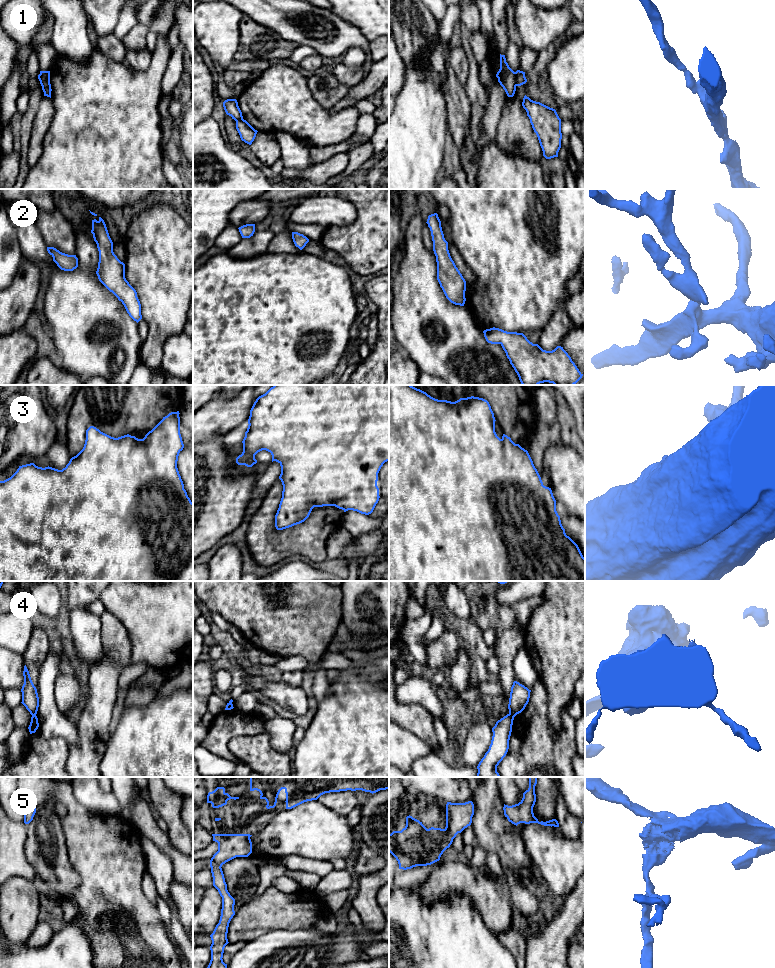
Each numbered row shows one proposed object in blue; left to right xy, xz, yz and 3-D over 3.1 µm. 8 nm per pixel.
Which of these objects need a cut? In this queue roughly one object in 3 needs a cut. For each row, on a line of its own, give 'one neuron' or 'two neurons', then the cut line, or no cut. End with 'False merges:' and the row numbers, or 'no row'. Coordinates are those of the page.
1: two neurons | yz (514, 72), (516, 85)
2: one neuron | no cut
3: one neuron | no cut
4: two neurons | yz (509, 712), (513, 717)
5: one neuron | no cut
False merges: 1, 4

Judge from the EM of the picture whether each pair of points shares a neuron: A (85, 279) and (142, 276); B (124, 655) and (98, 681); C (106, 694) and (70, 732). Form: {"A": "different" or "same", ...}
{"A": "different", "B": "different", "C": "different"}

